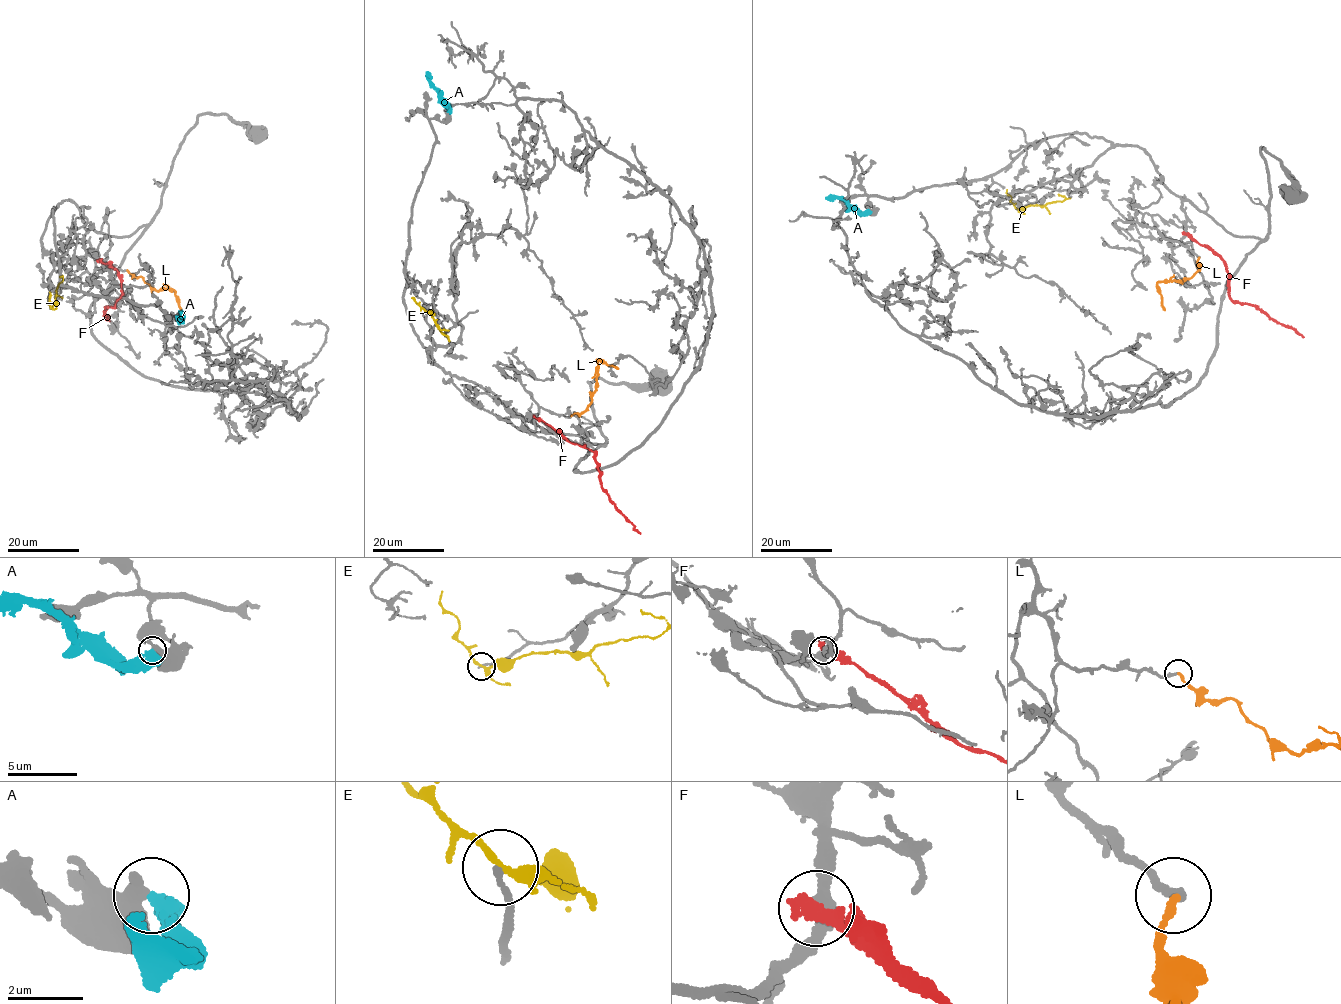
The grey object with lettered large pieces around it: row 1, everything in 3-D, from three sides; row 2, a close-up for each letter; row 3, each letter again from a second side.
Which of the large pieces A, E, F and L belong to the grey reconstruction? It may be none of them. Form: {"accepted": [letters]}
{"accepted": ["L"]}

